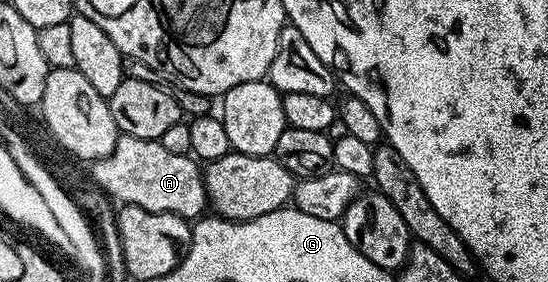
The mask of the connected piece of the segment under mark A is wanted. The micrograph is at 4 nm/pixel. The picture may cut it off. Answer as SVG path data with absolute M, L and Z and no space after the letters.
M120 136L119 142L113 147L109 156L94 162L93 180L108 197L123 205L136 205L145 211L154 213L176 213L184 219L199 219L208 208L206 183L203 181L204 170L200 162L191 155L173 155L166 147L161 147L159 140L137 139L136 137Z

